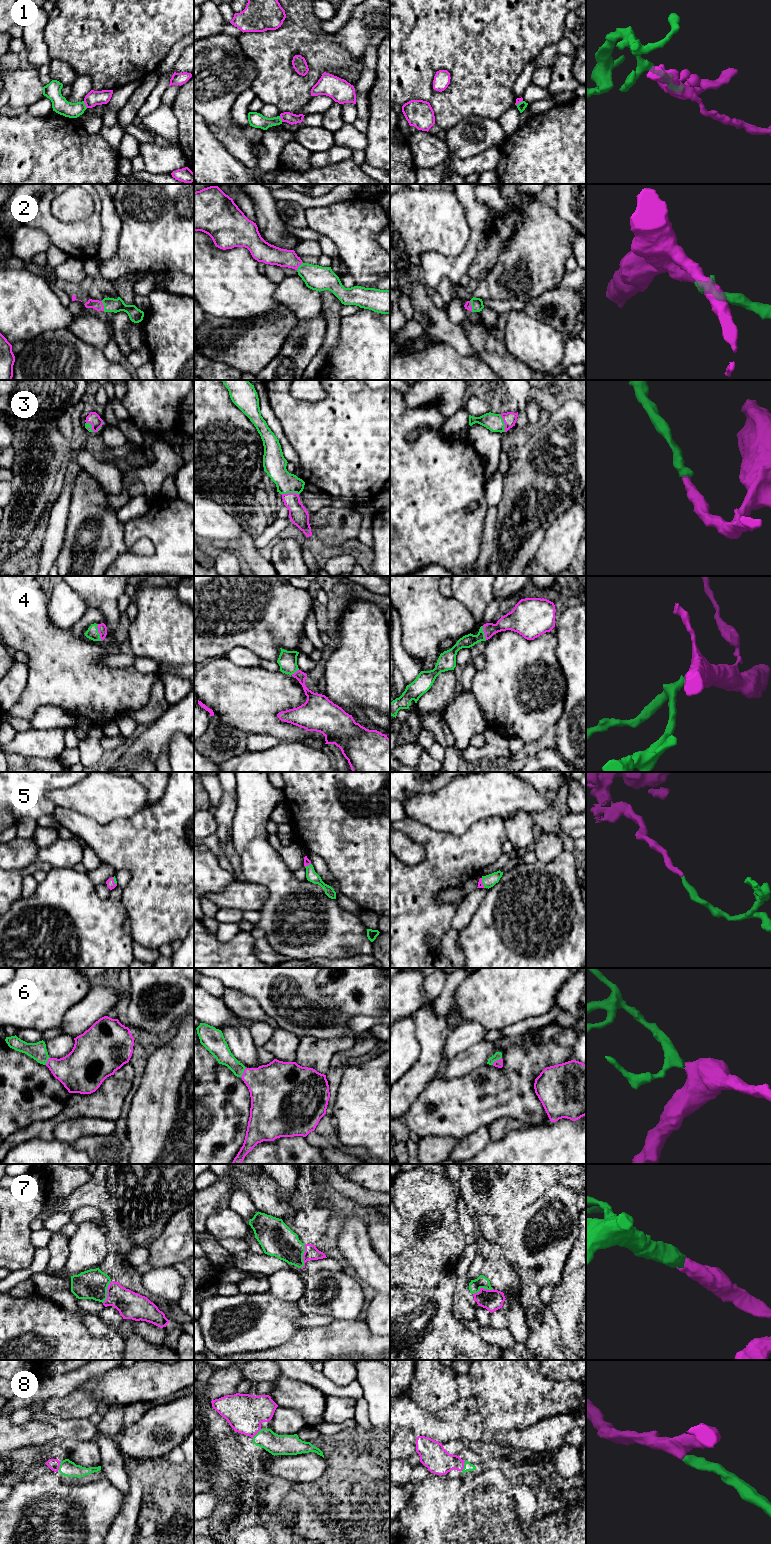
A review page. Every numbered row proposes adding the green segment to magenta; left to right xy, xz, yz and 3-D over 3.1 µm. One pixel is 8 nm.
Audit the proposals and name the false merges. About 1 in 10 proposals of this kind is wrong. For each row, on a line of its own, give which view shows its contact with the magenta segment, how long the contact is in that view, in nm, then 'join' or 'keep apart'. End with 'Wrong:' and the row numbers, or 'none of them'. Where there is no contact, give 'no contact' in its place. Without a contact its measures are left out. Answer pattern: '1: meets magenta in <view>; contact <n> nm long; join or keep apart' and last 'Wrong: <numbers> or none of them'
1: meets magenta in xy; contact 70 nm long; keep apart
2: meets magenta in xy; contact 80 nm long; join
3: meets magenta in xz; contact 140 nm long; join
4: meets magenta in xy; contact 140 nm long; join
5: meets magenta in yz; contact 80 nm long; join
6: meets magenta in yz; contact 100 nm long; join
7: meets magenta in xz; contact 200 nm long; join
8: meets magenta in xz; contact 120 nm long; join
Wrong: 1

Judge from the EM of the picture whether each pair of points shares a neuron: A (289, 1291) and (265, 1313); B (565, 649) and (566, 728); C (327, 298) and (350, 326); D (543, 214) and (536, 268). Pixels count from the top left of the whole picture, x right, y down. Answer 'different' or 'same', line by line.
A: different
B: same
C: different
D: same

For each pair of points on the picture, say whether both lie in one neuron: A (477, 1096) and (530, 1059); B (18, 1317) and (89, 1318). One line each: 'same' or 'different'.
A: same
B: different

